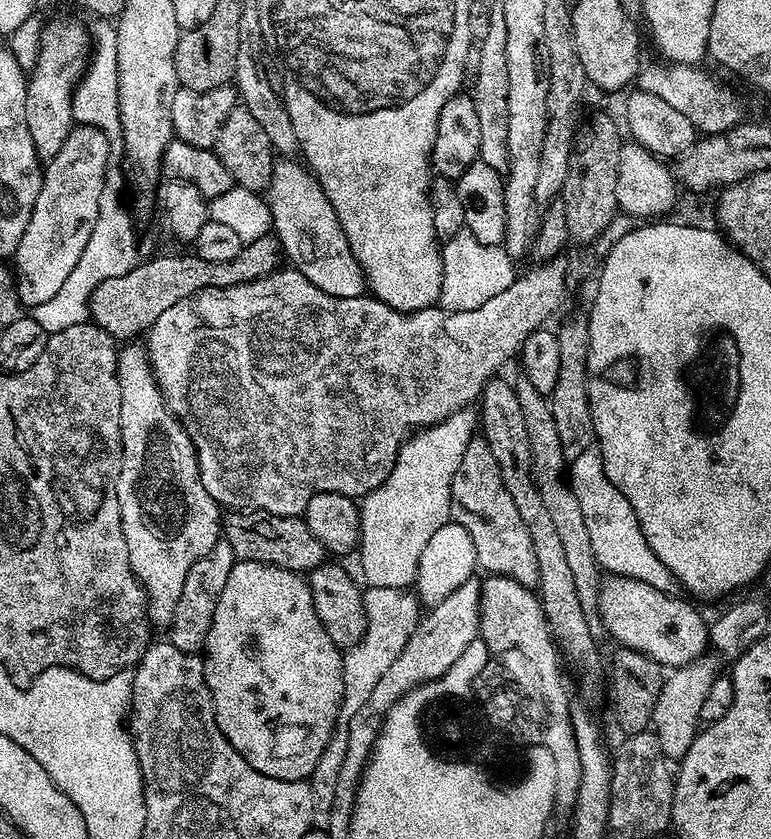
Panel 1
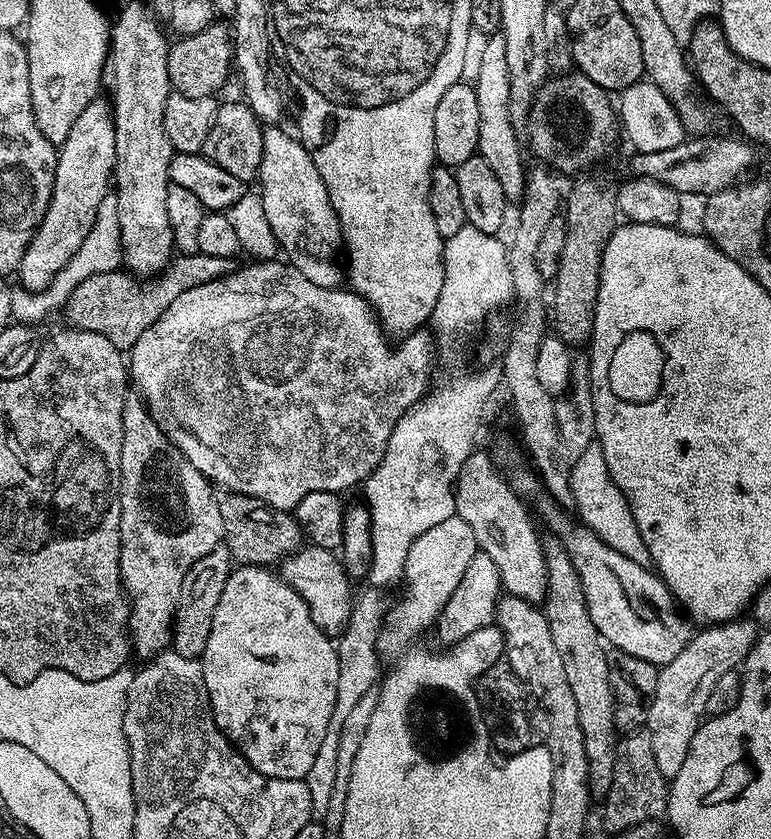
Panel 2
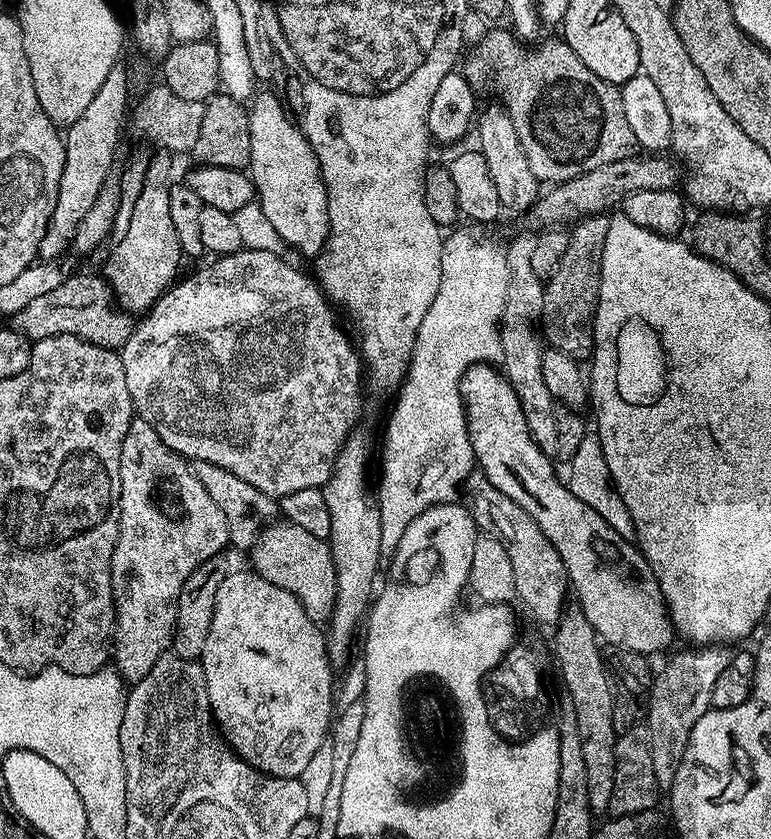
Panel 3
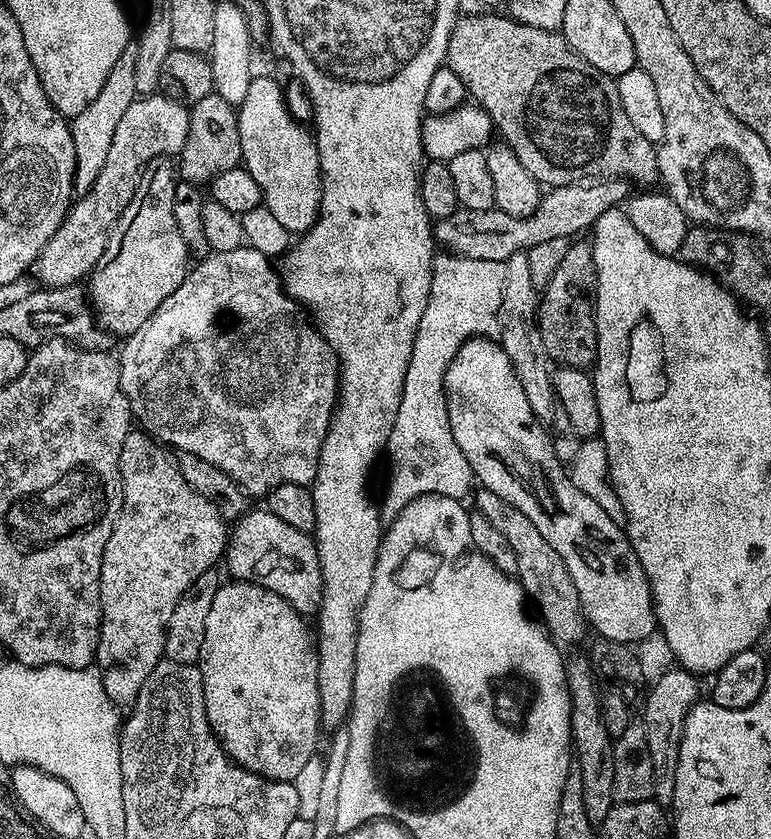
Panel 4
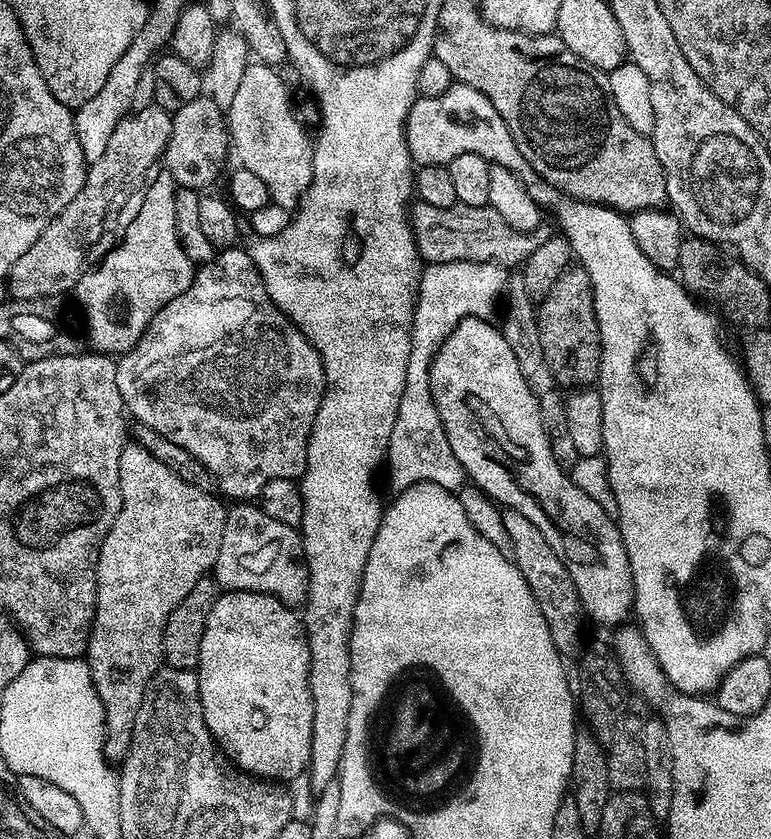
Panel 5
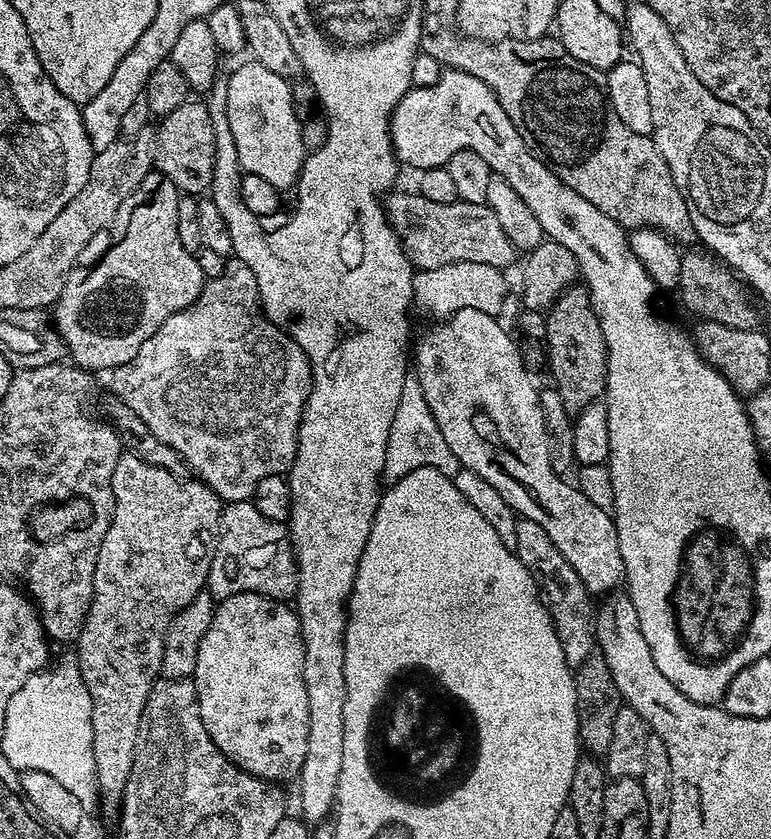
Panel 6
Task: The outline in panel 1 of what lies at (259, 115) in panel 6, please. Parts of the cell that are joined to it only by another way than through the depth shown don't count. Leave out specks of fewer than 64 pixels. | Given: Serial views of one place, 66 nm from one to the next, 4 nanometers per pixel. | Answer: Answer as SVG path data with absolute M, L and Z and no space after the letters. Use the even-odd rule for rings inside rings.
M280 158L273 163L272 177L266 189L268 209L272 215L271 231L280 242L287 263L301 272L318 290L330 294L334 298L358 298L365 295L366 281L364 271L360 268L358 258L350 250L350 242L342 230L340 216L334 214L334 206L330 206L330 198L322 190L316 177L303 163L292 158Z

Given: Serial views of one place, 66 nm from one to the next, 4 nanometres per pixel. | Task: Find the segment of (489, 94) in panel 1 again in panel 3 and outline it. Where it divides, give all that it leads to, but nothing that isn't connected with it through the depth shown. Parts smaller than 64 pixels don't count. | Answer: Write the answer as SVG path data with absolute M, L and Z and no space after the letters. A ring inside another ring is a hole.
M493 102L488 109L481 111L474 132L480 135L478 149L483 158L486 158L490 169L491 181L498 190L501 206L509 212L524 212L535 205L542 192L541 181L534 178L530 171L530 162L526 162L526 154L522 151L522 142L518 142L518 134L514 131L514 122L510 122L510 114L504 105Z

